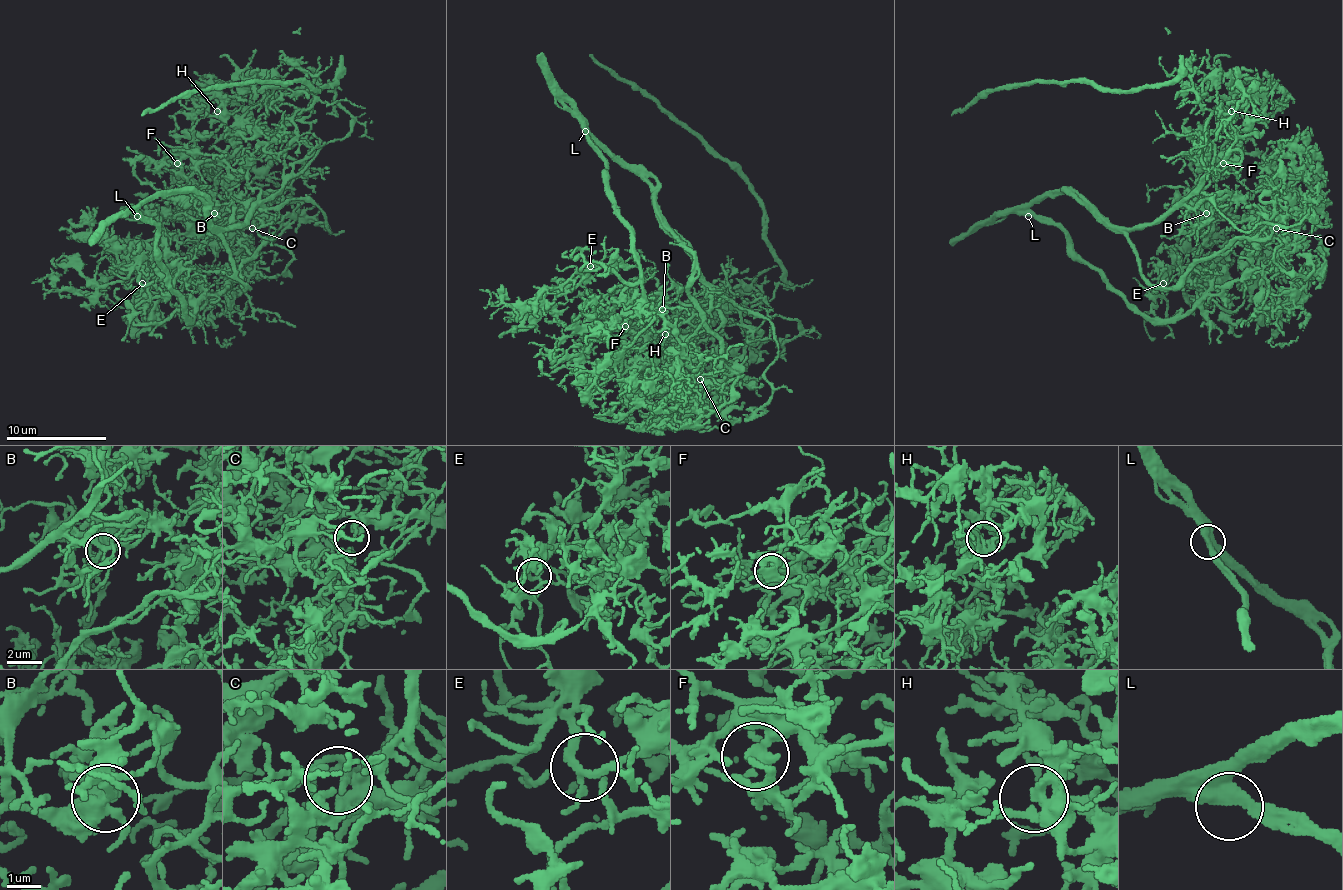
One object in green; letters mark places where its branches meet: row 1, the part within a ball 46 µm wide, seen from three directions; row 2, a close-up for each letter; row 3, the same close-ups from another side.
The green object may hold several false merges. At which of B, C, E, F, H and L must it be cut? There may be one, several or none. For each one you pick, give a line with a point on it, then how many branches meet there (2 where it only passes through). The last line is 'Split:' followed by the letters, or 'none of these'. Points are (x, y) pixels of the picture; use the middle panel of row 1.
Split: none of these

